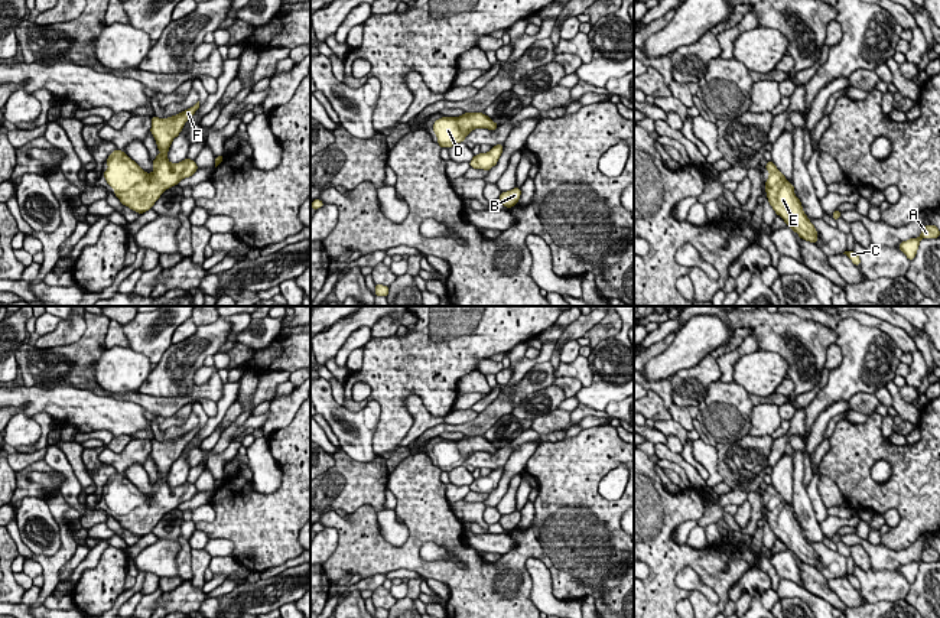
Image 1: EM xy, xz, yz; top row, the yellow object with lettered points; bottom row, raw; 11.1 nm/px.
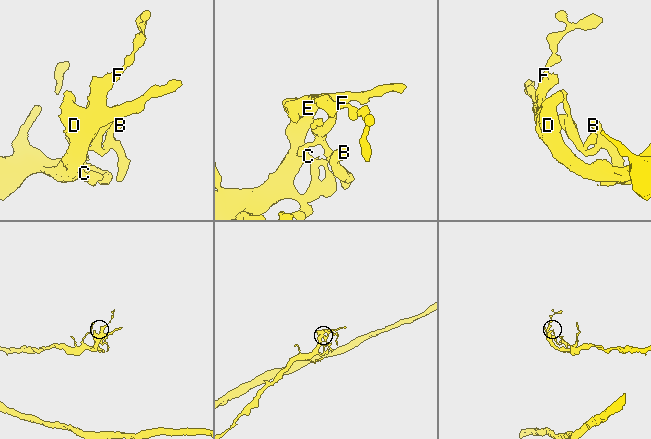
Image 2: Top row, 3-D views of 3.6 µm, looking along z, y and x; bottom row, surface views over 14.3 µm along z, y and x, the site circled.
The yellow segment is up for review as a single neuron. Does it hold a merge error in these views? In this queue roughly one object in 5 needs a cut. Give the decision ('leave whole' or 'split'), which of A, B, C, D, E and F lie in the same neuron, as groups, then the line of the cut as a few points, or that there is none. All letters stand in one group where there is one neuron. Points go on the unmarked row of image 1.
leave whole; groups A B C D E F; cut none

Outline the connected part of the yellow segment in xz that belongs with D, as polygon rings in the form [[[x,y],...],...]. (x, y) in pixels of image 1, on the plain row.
[[[464,436],[459,440],[442,440],[433,446],[433,455],[442,472],[449,472],[464,465],[475,452],[497,453],[498,448],[484,436]]]

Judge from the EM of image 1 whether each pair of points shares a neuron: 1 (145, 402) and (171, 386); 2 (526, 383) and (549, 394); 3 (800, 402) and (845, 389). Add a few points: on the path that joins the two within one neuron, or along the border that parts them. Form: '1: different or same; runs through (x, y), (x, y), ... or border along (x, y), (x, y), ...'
1: different; border along (188, 389), (184, 396), (148, 396), (137, 392)
2: different; border along (552, 383), (530, 393), (514, 407)
3: different; border along (829, 371), (828, 381), (804, 407)

